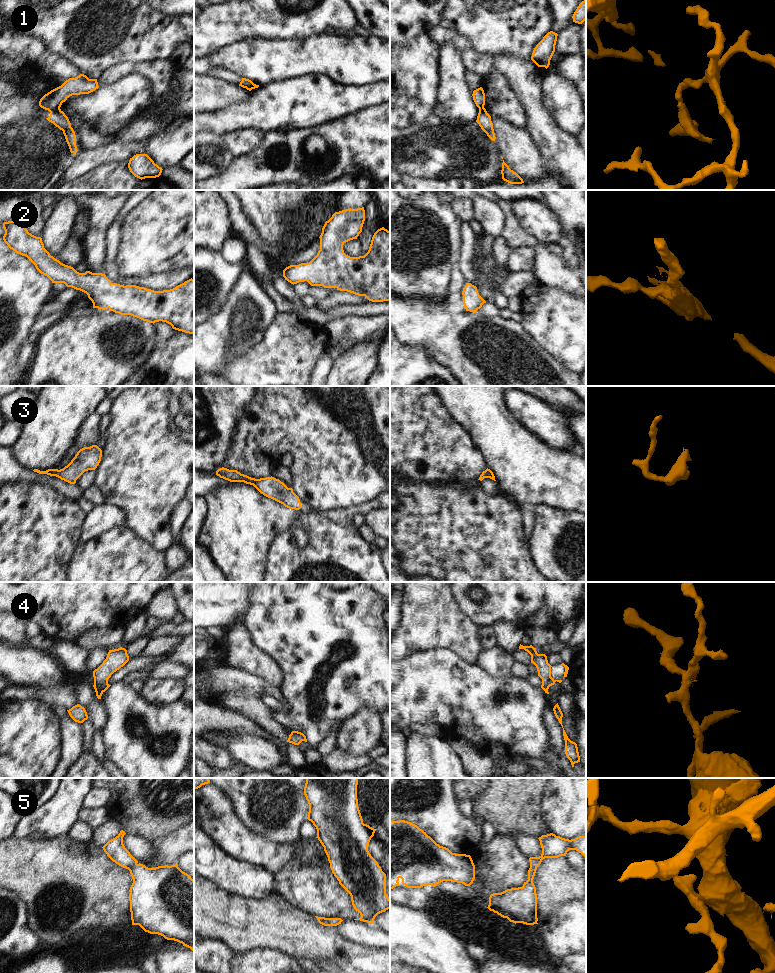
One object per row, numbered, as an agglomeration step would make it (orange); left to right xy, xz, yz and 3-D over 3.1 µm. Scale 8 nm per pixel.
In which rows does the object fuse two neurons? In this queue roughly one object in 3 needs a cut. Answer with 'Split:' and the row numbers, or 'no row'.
Split: 1, 4

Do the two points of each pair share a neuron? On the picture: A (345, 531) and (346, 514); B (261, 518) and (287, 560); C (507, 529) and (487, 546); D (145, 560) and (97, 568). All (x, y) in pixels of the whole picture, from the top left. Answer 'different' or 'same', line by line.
A: different
B: different
C: same
D: same

